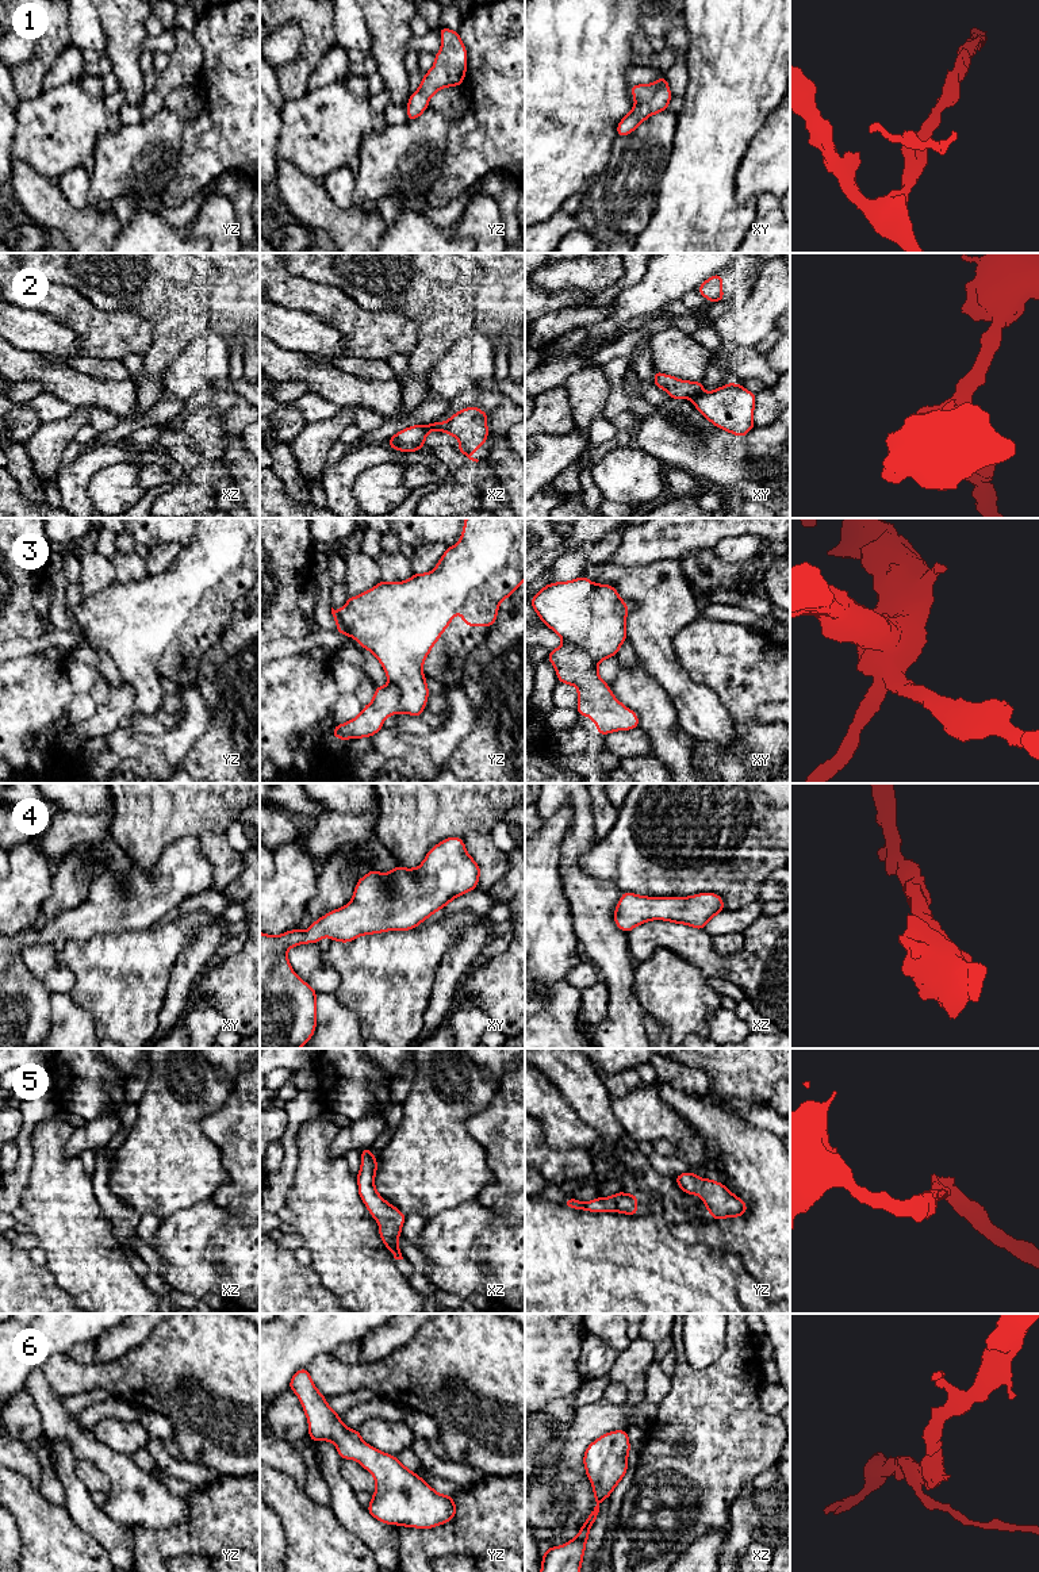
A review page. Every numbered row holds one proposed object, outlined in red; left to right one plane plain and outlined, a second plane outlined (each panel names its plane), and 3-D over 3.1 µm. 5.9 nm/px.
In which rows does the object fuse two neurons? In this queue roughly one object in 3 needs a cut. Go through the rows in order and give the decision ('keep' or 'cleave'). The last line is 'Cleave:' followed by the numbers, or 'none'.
1: keep
2: cleave
3: keep
4: keep
5: keep
6: keep
Cleave: 2

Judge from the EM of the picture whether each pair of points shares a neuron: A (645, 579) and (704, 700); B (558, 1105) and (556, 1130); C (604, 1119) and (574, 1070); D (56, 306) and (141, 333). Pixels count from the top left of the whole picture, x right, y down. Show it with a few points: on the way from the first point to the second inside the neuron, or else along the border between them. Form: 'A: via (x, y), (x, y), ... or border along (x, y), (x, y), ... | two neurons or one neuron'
A: via (652, 610), (654, 651), (673, 674) | one neuron
B: via (558, 1111), (558, 1124) | one neuron
C: via (593, 1107), (590, 1097), (579, 1082) | one neuron
D: via (77, 313), (100, 332), (119, 332) | one neuron

